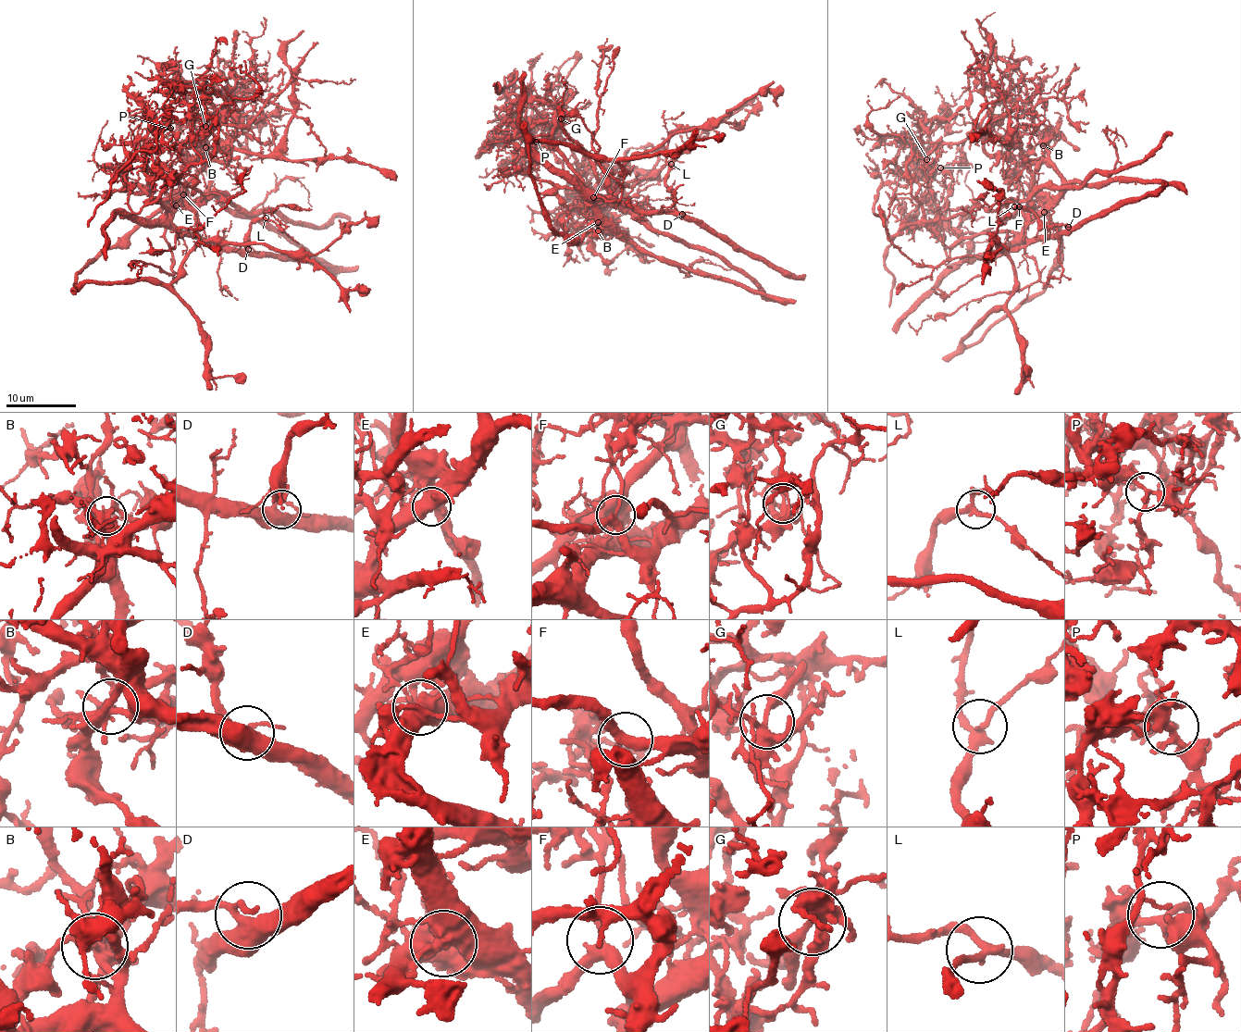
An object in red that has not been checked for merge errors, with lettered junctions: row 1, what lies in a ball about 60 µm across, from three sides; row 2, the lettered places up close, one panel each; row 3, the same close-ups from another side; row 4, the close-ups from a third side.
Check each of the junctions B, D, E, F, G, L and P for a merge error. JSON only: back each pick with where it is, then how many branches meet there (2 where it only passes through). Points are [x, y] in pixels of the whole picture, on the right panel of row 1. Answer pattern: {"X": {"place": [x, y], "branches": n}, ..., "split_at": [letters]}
{"B": {"place": [1043, 145], "branches": 8}, "E": {"place": [1044, 212], "branches": 3}, "F": {"place": [1019, 206], "branches": 3}, "split_at": ["B", "E", "F"]}

